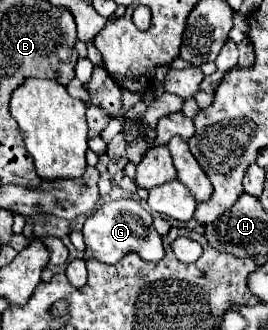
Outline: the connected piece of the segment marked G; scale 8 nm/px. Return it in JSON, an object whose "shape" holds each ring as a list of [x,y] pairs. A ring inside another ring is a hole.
{"shape":[[[133,199],[105,203],[97,213],[93,213],[85,221],[83,235],[87,245],[85,259],[97,257],[103,263],[117,263],[127,253],[137,253],[143,261],[159,261],[165,257],[161,235],[153,227],[153,215]]]}

